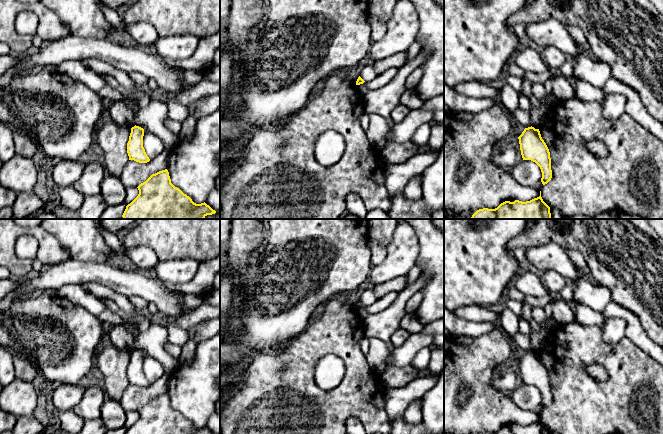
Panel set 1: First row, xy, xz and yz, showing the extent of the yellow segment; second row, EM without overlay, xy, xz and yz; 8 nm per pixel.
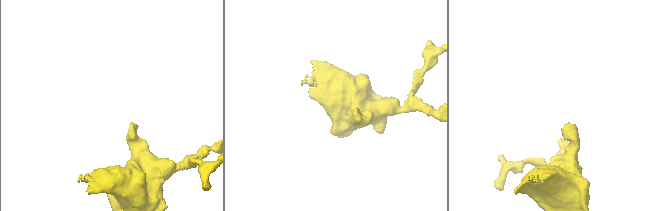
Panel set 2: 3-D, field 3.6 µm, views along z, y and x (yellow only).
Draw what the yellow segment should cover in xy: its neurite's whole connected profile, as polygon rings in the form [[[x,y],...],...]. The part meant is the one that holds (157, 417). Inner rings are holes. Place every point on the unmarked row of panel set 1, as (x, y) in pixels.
[[[167,393],[152,398],[138,411],[138,420],[125,434],[213,434],[205,426],[196,428],[171,407]]]

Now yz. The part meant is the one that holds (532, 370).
[[[532,350],[525,352],[518,363],[523,384],[535,386],[542,396],[542,408],[547,408],[552,402],[551,382],[539,353]]]

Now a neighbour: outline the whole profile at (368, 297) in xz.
[[[364,286],[363,287],[363,292],[362,292],[359,300],[364,305],[371,305],[371,304],[373,304],[374,302],[376,302],[378,300],[378,296],[373,292],[371,287]]]

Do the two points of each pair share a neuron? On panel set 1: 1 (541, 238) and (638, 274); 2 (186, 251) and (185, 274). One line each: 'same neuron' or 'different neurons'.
1: same neuron
2: different neurons

